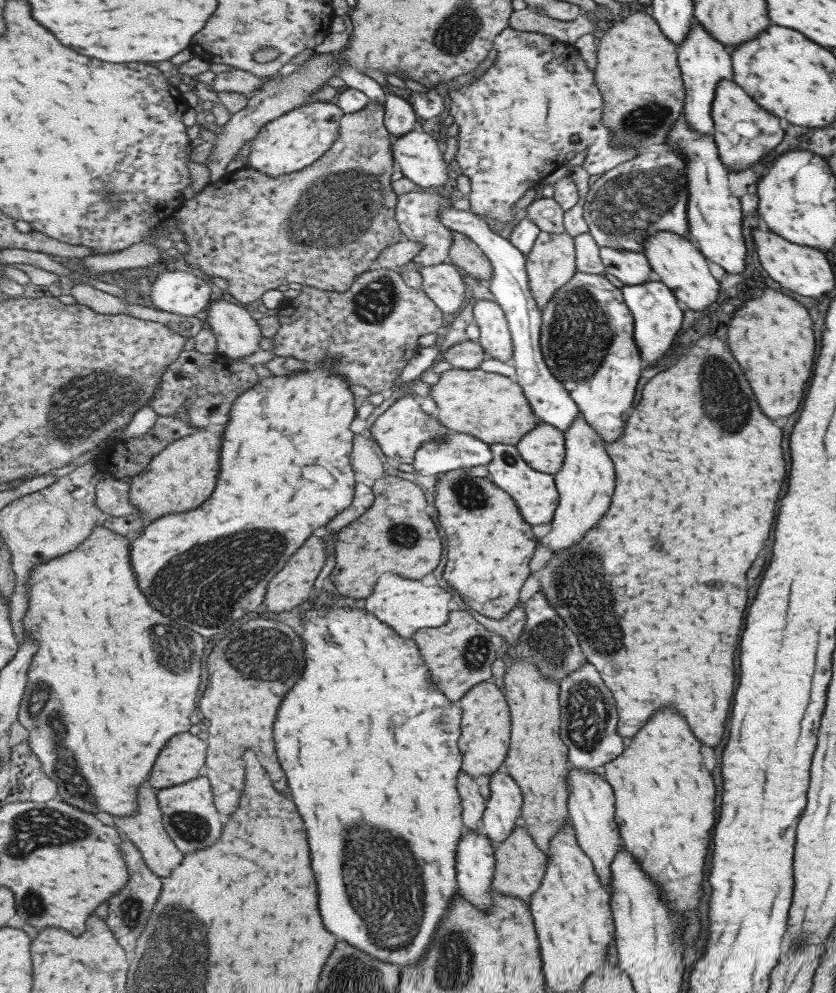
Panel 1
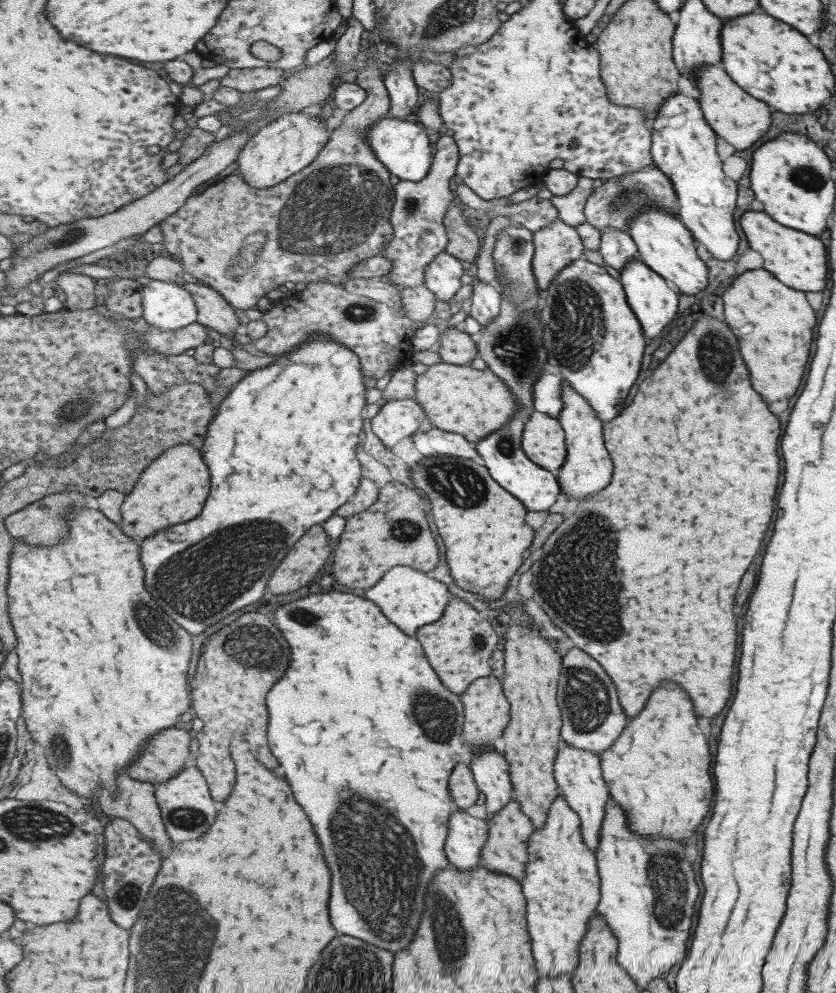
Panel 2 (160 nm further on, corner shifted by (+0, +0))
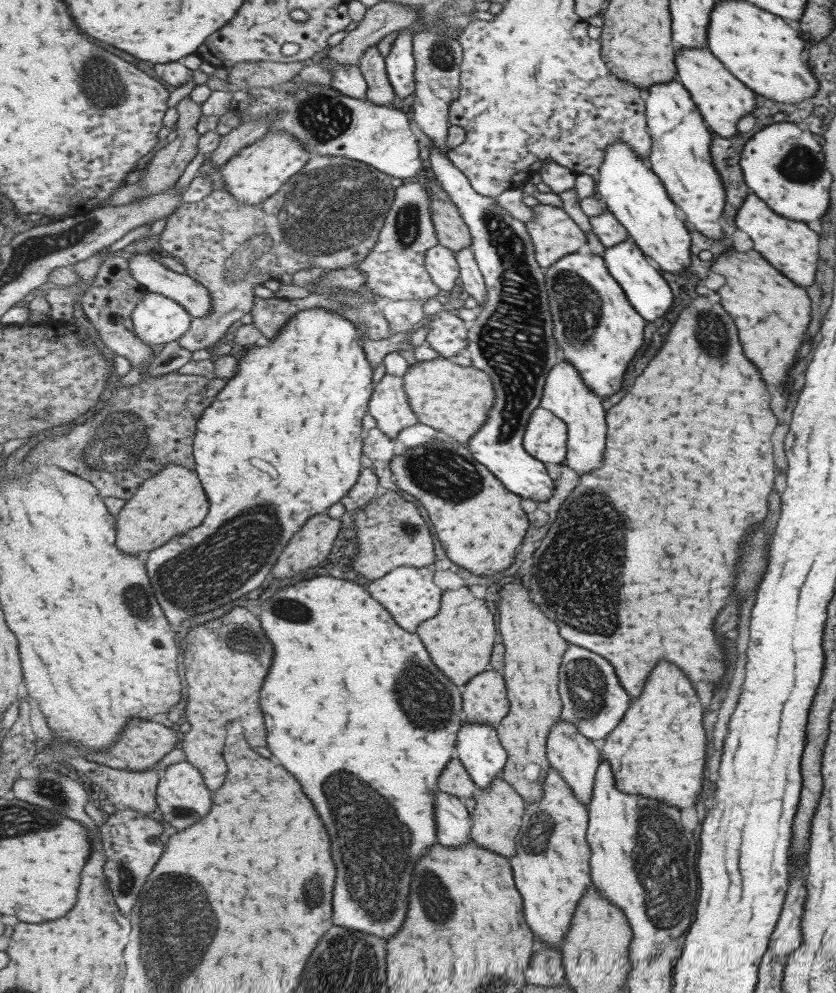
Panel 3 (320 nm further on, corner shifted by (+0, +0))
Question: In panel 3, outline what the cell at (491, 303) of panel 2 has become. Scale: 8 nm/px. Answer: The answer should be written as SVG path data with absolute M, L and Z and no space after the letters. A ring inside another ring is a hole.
M464 248L461 252L456 252L457 263L460 267L460 278L466 291L478 302L480 310L487 302L487 285L474 256L473 248Z

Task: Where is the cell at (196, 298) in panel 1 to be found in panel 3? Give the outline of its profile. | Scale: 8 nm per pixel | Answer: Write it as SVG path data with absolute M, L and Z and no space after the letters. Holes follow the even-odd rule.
M146 291L132 314L137 337L147 344L169 344L190 331L194 317L177 300Z

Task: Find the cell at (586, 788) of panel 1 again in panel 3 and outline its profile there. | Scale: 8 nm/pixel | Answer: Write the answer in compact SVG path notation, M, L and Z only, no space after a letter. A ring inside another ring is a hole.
M559 718L551 728L549 738L546 740L546 756L550 768L554 768L559 773L559 776L576 796L576 799L587 808L591 798L594 774L600 763L599 752L593 746L592 741L585 738L585 736L581 736L574 724Z

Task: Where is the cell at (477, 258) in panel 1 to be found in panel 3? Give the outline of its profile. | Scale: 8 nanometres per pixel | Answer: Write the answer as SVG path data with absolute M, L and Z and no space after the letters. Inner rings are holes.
M422 178L420 180L431 191L433 223L440 244L450 248L455 253L471 247L474 240L469 226L467 226L462 214L459 213L459 206L451 201L451 197L447 195L442 185L435 182L435 178L431 182Z

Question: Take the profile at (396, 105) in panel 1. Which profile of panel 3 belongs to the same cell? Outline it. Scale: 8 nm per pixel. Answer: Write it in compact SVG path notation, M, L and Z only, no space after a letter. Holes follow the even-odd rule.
M403 29L398 33L386 56L386 69L399 98L407 98L415 92L416 58L411 30Z

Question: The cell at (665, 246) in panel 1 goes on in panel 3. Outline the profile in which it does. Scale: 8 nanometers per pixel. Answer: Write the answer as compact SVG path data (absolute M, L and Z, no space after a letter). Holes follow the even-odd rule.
M613 141L604 148L603 160L594 179L595 195L625 228L643 256L656 262L658 270L684 274L691 264L687 224L666 194L661 179L643 164L643 159L628 144Z

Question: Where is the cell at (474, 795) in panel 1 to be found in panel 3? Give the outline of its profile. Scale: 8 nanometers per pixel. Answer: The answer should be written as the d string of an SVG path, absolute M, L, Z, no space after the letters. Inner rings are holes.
M458 756L447 764L446 770L439 777L438 784L439 791L451 793L460 799L471 798L479 787Z

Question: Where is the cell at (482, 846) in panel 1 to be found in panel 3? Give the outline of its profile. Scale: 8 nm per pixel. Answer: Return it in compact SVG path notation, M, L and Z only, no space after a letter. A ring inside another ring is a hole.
M439 791L435 804L438 821L438 842L453 848L466 846L473 838L473 816L463 799Z

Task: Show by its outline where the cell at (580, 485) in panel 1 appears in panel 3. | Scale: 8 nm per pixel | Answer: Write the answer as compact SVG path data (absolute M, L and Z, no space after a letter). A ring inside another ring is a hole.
M560 360L554 364L546 376L543 387L541 408L554 413L566 424L566 457L564 464L575 471L578 476L589 473L593 468L599 468L603 442L605 442L605 411L601 407L600 398L583 384L579 373L572 364Z

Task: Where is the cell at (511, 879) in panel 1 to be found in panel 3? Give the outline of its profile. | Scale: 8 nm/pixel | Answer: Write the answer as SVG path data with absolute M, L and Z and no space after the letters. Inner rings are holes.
M497 776L490 787L481 789L484 795L474 797L476 806L472 813L473 839L480 847L509 859L515 852L514 838L521 824L521 815L525 812L525 801L501 776Z

